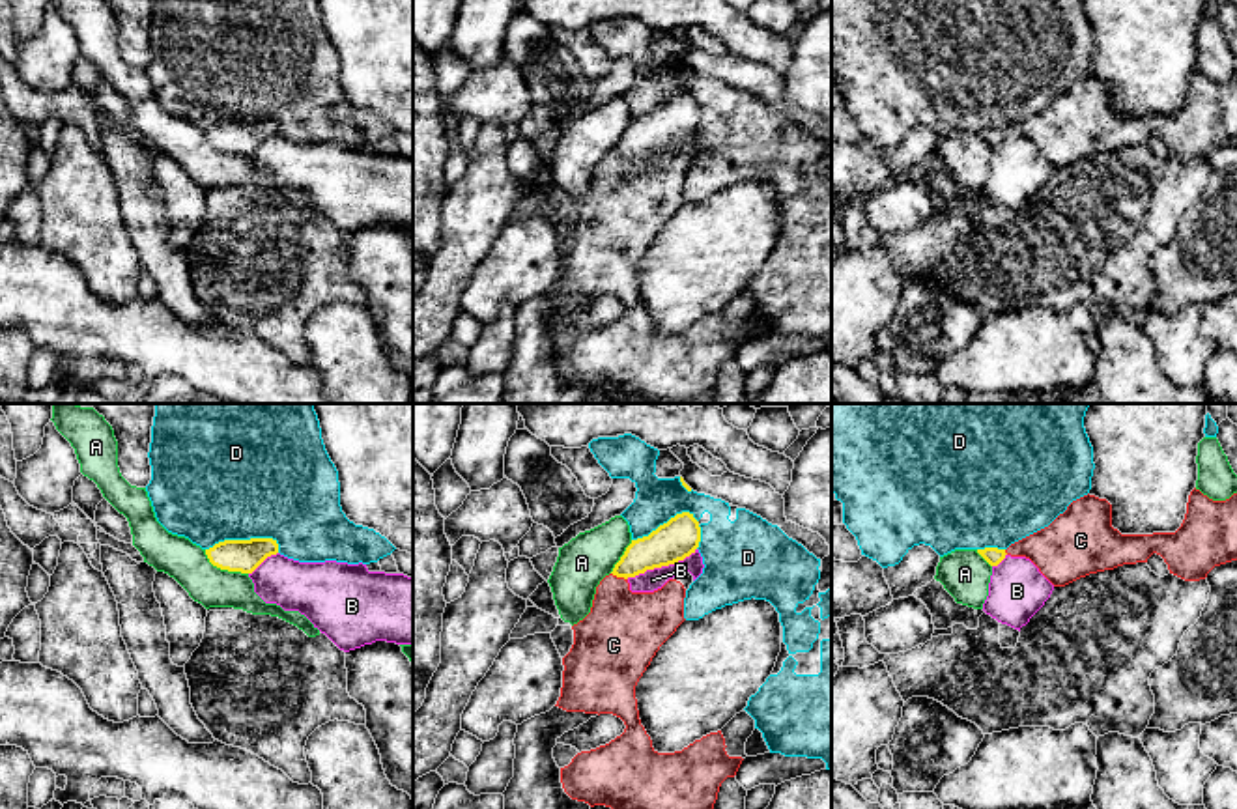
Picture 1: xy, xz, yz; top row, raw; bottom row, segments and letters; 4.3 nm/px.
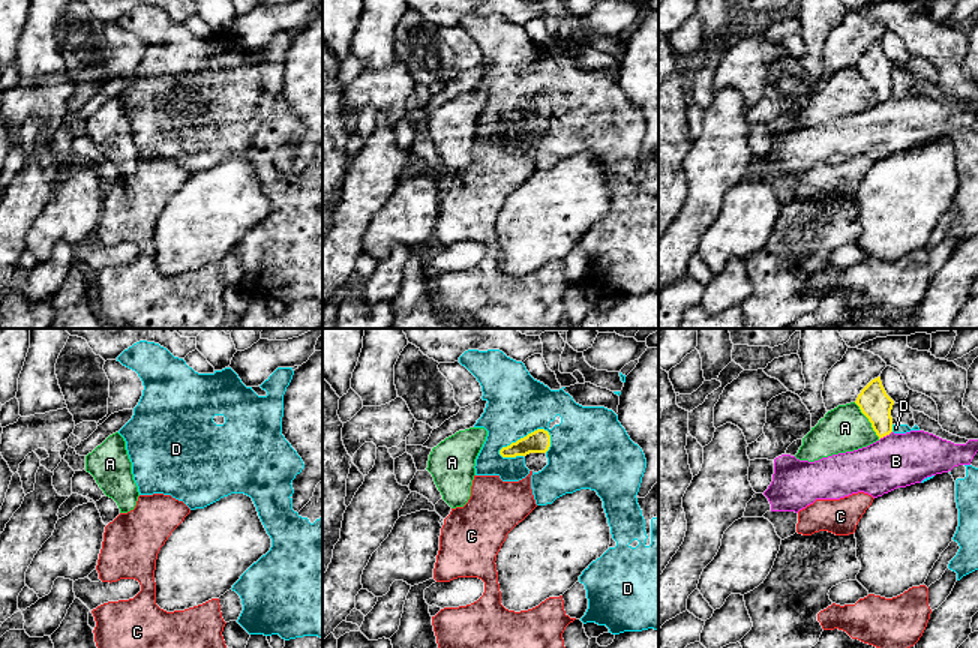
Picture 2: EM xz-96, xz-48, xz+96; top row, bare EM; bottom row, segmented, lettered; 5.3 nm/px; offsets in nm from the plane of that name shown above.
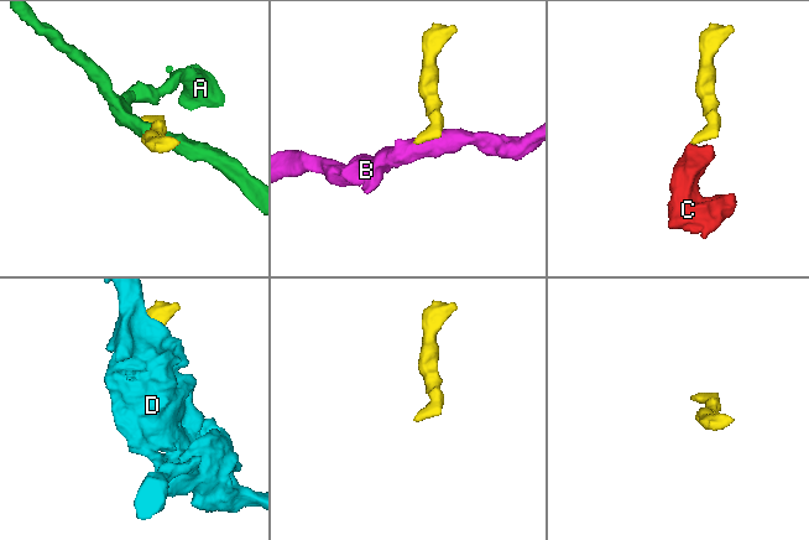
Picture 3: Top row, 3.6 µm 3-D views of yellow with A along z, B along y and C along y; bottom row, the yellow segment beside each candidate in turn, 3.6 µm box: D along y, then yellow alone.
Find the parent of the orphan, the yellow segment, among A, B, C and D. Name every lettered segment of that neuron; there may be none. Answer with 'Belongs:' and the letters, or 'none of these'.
Belongs: C

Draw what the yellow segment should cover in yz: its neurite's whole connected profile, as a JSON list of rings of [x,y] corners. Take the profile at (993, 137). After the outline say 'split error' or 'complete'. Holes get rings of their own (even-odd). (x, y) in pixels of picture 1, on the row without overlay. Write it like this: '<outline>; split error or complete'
[[[1192,71],[1175,114],[1121,116],[1112,108],[1112,86],[1095,77],[1073,82],[1048,108],[1011,125],[977,135],[998,148],[1007,136],[1030,140],[1054,166],[1065,168],[1089,155],[1147,144],[1157,135],[1170,155],[1205,161],[1220,146],[1237,142],[1237,75],[1213,82]]]; split error

